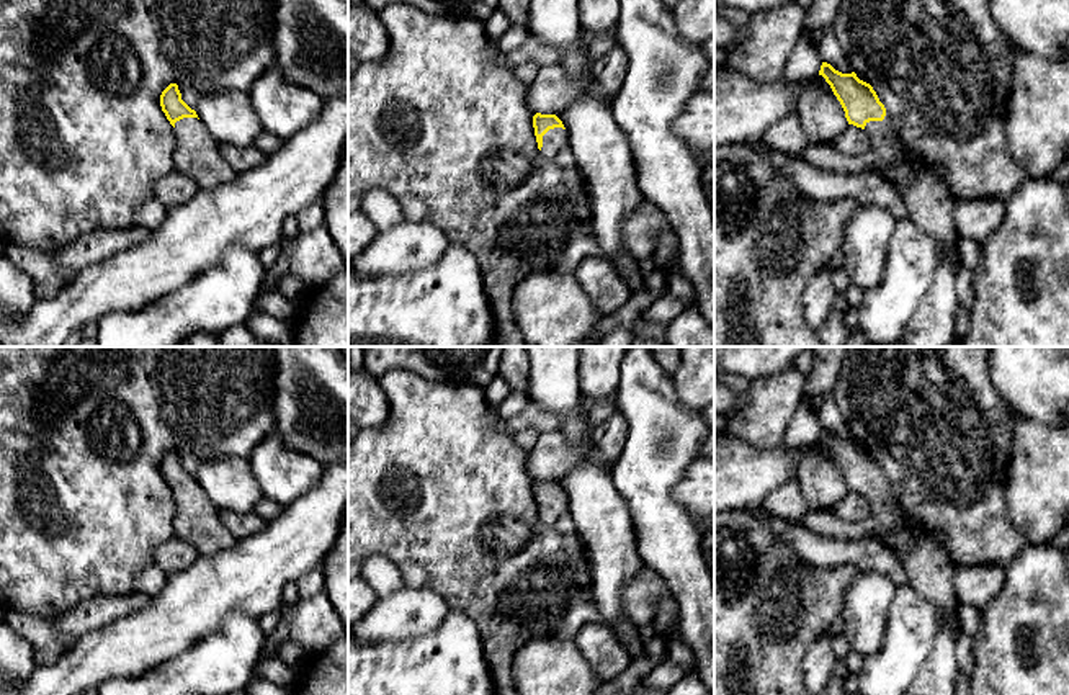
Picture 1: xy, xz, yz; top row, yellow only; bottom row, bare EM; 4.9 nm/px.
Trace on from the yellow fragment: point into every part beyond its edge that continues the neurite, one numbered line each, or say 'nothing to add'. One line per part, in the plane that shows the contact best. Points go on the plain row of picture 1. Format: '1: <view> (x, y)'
1: xz (554, 506)

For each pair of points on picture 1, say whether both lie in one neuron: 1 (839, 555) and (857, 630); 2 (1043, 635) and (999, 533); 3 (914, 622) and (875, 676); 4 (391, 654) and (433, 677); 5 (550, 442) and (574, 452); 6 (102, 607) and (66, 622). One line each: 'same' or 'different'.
1: different
2: different
3: same
4: same
5: same
6: same

